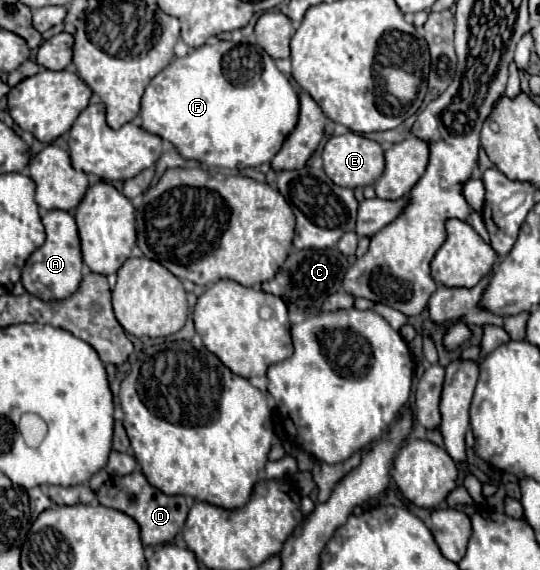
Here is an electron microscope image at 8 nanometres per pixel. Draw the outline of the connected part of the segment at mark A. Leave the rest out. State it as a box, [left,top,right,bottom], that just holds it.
[21,210,83,300]

